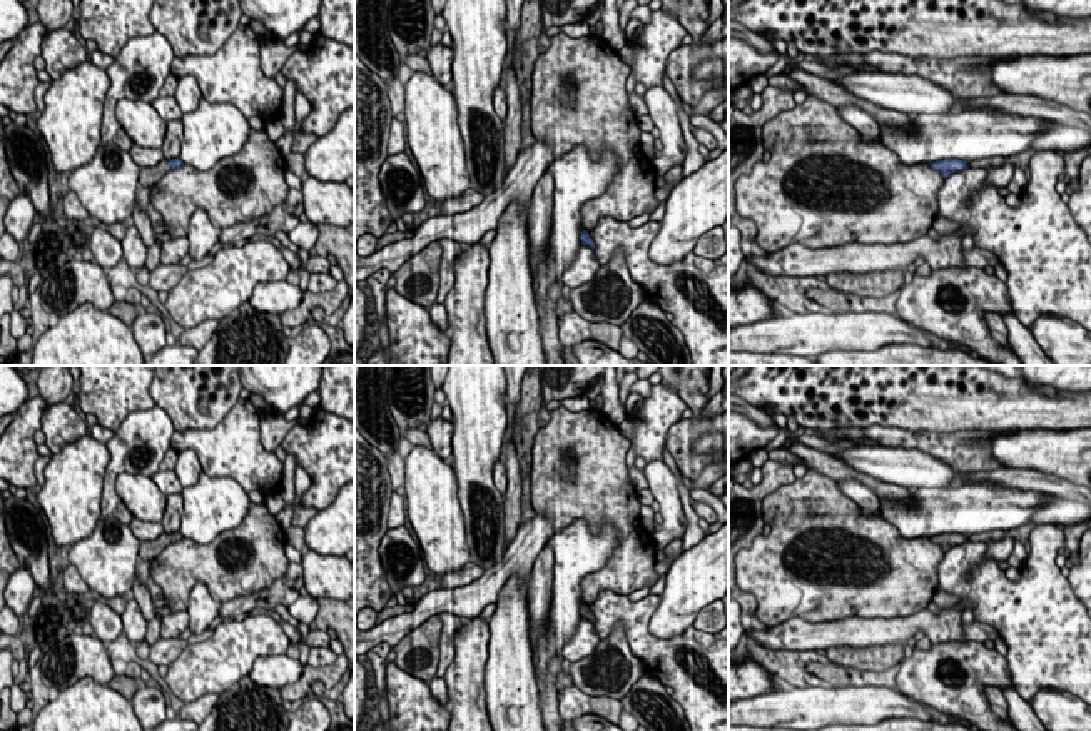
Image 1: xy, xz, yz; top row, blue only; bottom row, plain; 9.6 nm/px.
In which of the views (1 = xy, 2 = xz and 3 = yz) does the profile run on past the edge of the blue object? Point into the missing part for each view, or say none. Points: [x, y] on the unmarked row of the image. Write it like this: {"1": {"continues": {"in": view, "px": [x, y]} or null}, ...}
{"1": {"continues": {"in": "xy", "px": [149, 549]}}, "2": {"continues": null}, "3": {"continues": null}}

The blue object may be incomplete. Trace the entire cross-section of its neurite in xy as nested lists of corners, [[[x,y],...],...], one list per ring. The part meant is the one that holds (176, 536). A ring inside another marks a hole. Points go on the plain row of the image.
[[[177,531],[172,534],[160,534],[157,539],[154,541],[144,541],[140,542],[140,549],[139,549],[139,559],[142,561],[152,561],[155,559],[170,542],[179,542],[180,539],[184,539],[184,536]]]

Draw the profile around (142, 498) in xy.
[[[122,472],[115,479],[119,499],[135,519],[160,522],[165,512],[167,496],[149,476]]]

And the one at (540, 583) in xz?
[[[546,542],[538,557],[535,559],[531,574],[526,582],[526,597],[530,609],[530,641],[533,648],[533,663],[536,664],[538,656],[538,638],[548,624],[553,591],[553,566],[555,554]]]

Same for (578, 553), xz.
[[[575,519],[548,541],[555,554],[553,591],[548,624],[538,638],[538,671],[545,671],[551,658],[561,658],[563,646],[583,619],[581,581],[605,567],[620,539],[622,532],[608,519],[598,534],[590,532],[586,521]]]

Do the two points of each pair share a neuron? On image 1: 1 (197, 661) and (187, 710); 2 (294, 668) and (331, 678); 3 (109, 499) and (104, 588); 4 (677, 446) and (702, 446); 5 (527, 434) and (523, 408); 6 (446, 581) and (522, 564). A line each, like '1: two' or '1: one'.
1: two
2: two
3: two
4: two
5: one
6: two

